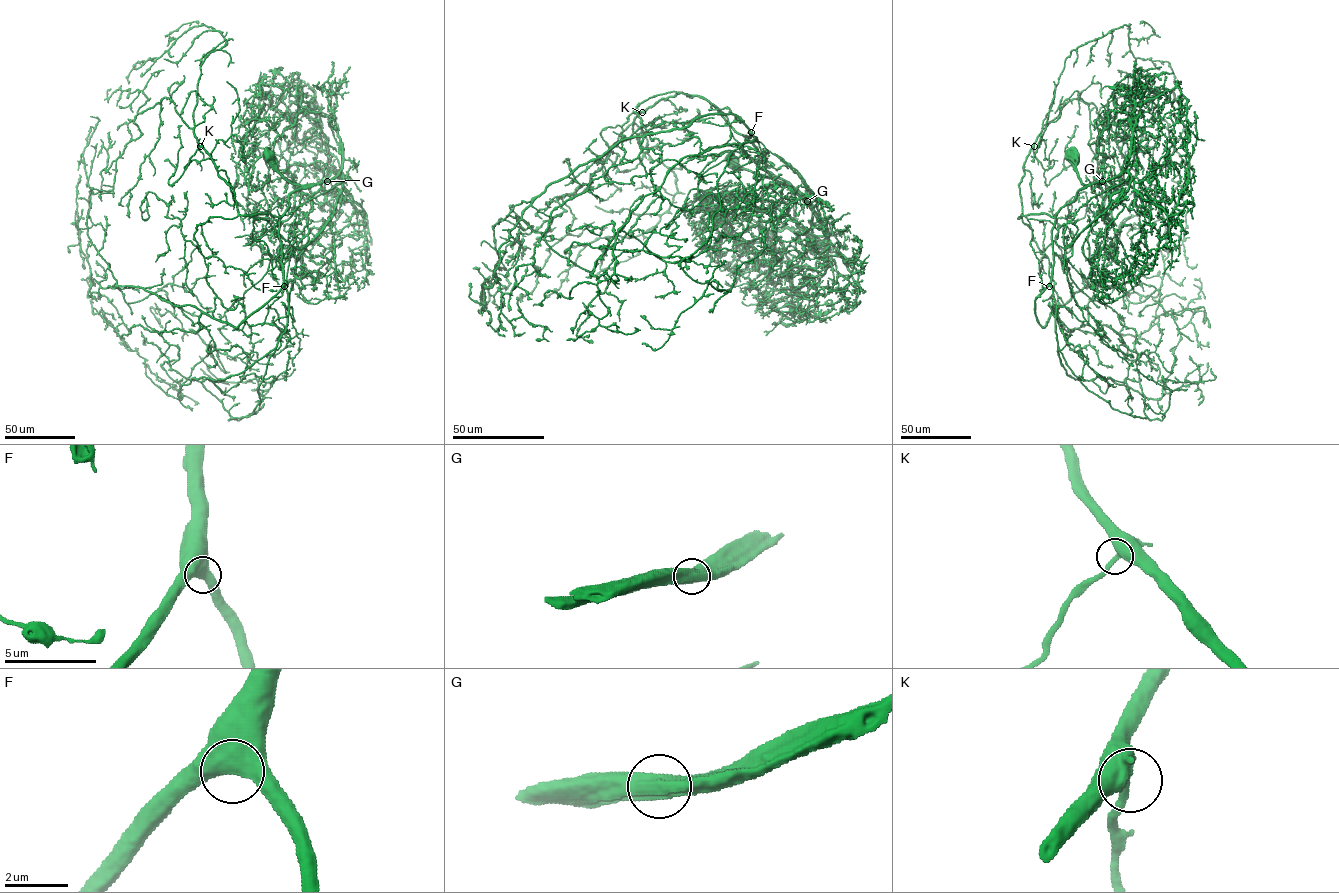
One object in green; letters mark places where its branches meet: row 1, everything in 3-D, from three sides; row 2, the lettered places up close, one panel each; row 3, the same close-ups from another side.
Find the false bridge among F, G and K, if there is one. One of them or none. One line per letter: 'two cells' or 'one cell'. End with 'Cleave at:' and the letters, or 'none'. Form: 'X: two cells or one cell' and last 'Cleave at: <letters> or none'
F: one cell
G: one cell
K: one cell
Cleave at: none

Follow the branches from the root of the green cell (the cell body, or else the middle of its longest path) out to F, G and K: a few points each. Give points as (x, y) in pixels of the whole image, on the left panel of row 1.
F: (266, 155), (267, 160), (291, 183), (312, 184), (290, 194), (289, 206), (280, 221), (284, 286)
G: (266, 155), (267, 160), (292, 183), (327, 182)
K: (266, 155), (291, 183), (312, 184), (290, 194), (289, 206), (281, 217), (240, 215), (233, 189), (200, 146)

